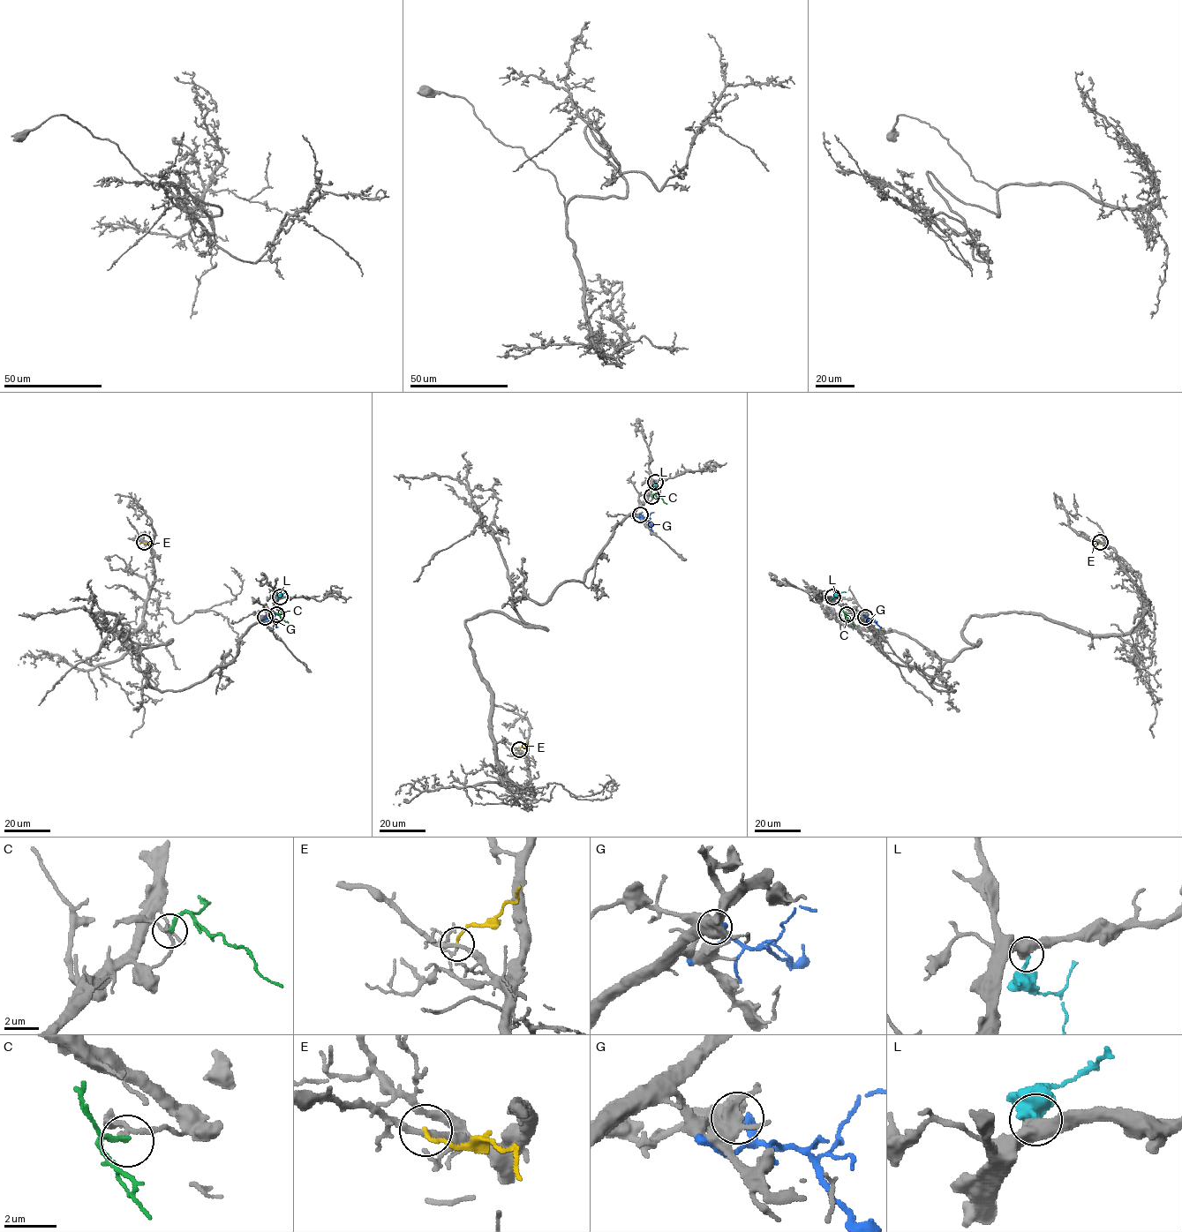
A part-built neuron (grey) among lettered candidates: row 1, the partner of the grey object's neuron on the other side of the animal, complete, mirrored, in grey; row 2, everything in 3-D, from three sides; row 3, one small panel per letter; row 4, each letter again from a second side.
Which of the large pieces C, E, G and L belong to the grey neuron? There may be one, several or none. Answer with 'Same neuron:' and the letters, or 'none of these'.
Same neuron: none of these

